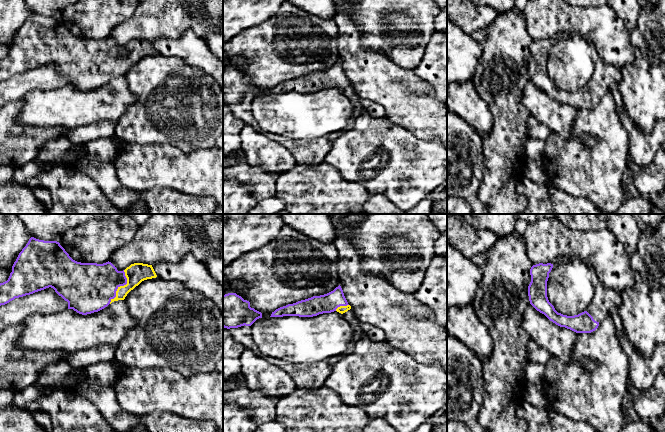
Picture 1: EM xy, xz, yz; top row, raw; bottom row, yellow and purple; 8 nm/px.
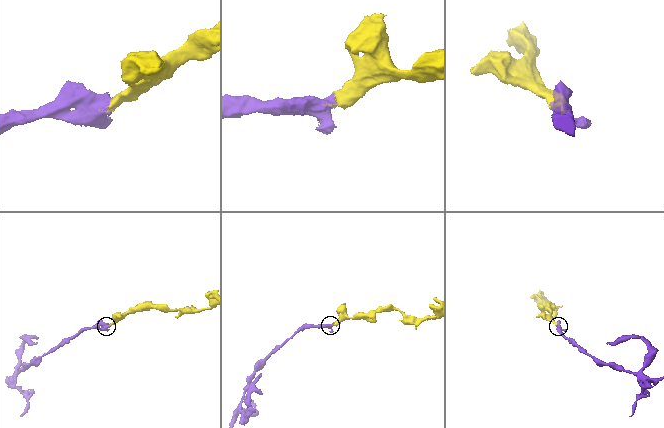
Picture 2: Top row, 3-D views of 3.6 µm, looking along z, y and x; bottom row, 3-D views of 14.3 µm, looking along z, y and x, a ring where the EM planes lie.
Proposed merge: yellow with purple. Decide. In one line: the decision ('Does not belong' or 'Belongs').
Belongs

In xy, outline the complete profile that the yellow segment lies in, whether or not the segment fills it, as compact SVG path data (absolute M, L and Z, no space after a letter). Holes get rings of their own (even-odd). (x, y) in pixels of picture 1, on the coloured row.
M31 237L14 262L8 280L0 283L0 306L51 287L68 302L68 309L87 315L104 309L114 301L124 300L142 281L156 277L152 265L134 263L118 271L109 261L103 264L81 263L73 260L59 242Z

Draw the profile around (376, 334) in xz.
M371 327L368 331L366 331L365 336L377 342L387 342L385 333L376 327Z

